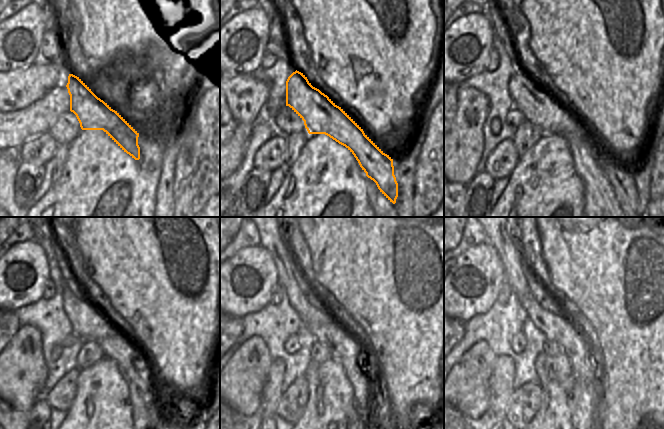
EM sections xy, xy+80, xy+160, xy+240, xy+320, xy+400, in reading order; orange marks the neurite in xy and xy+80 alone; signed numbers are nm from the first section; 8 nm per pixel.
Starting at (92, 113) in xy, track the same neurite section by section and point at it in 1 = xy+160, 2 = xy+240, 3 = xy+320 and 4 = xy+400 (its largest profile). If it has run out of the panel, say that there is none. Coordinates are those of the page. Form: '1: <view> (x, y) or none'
1: xy+160 (539, 106)
2: xy+240 (88, 322)
3: xy+320 (272, 237)
4: xy+400 (504, 237)

